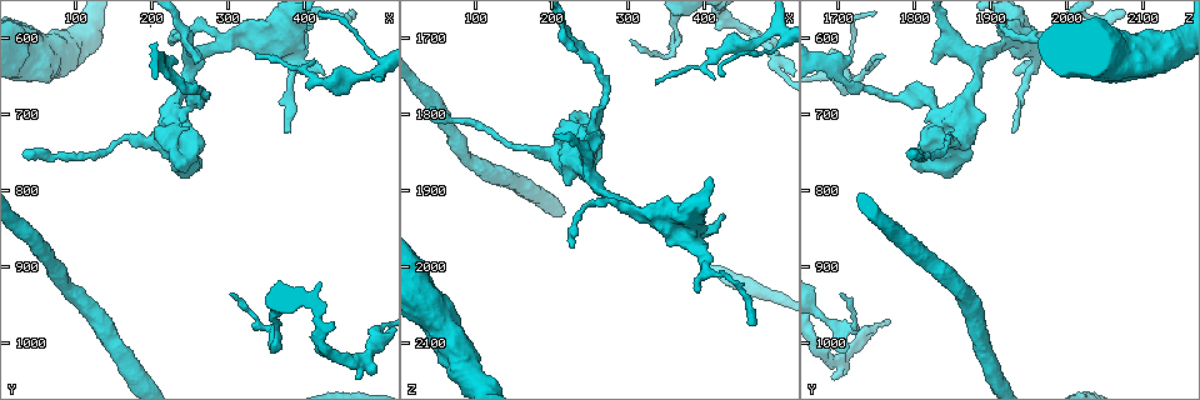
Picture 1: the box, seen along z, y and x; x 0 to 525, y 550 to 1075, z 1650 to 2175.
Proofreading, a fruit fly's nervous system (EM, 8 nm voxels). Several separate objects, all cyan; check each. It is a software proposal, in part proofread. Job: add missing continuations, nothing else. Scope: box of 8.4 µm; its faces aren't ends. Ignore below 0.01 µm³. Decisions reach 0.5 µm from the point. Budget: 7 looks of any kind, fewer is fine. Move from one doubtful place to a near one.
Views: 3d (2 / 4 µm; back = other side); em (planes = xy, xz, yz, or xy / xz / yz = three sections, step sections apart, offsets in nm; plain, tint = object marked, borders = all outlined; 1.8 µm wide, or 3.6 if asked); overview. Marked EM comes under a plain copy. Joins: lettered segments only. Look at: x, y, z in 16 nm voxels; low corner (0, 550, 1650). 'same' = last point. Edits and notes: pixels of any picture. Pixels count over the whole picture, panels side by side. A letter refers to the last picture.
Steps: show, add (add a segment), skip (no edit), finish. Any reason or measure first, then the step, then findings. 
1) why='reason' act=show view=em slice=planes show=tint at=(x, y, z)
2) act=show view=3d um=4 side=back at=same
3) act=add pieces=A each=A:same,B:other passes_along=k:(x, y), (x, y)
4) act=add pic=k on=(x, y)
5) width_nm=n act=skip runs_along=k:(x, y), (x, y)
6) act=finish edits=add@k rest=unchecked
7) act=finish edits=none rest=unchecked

why='a fork' act=show view=em slice=yz step=4 show=borders at=(285, 605, 1915)

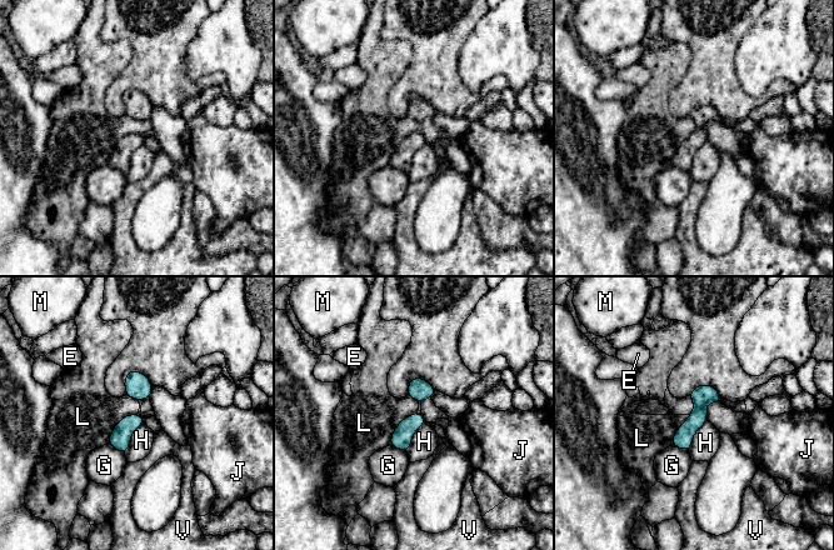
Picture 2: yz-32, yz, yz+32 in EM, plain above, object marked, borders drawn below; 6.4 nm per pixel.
act=skip each=E:other,G:other,H:other,J:other,L:other,M:other,V:other border=2:(136, 414), (124, 416), (108, 443) found='none of them fits'

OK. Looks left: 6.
why='abrupt turn' act=show view=em slice=xy step=16 show=tint at=(365, 980, 1700)

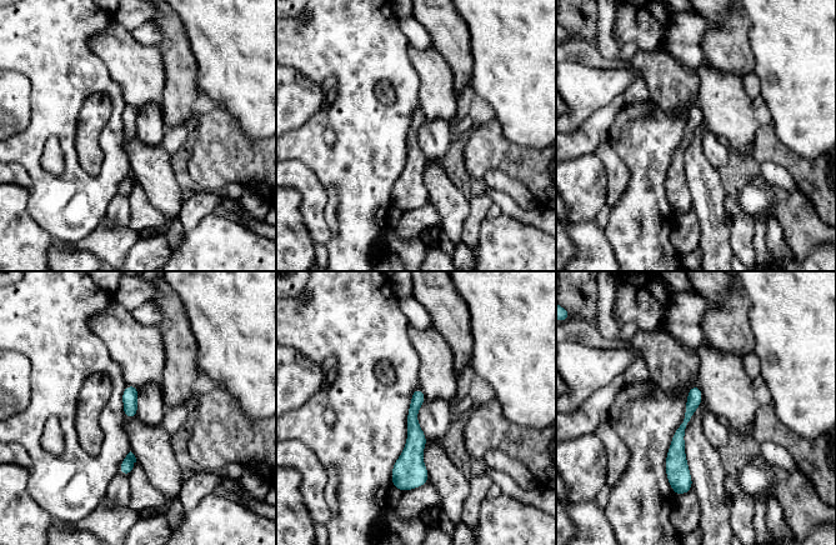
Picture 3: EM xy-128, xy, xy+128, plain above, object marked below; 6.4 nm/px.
why='another direction' act=show view=em slice=planes show=borders at=same

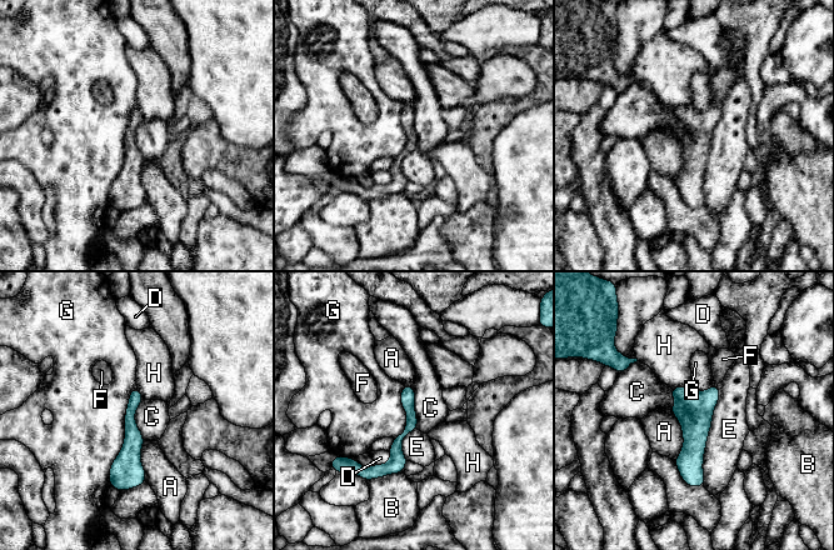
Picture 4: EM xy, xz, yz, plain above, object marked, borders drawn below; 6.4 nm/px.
width_nm=100 longest_contact=G:650nm act=skip each=A:other,B:other,C:other,D:other,E:other,F:other,G:other,H:other found='none of them fits'

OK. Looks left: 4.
why='an open end' act=show view=3d um=2 at=(465, 1050, 1690)

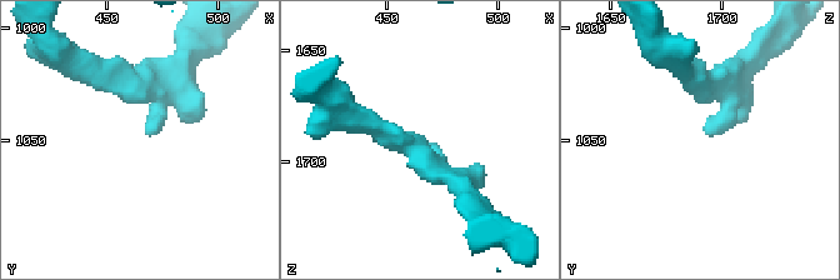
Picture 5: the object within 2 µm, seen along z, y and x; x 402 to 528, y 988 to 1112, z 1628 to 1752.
arm_widths_nm=160,190 why='now the EM' act=show view=em slice=planes show=tint at=(467, 1048, 1693)

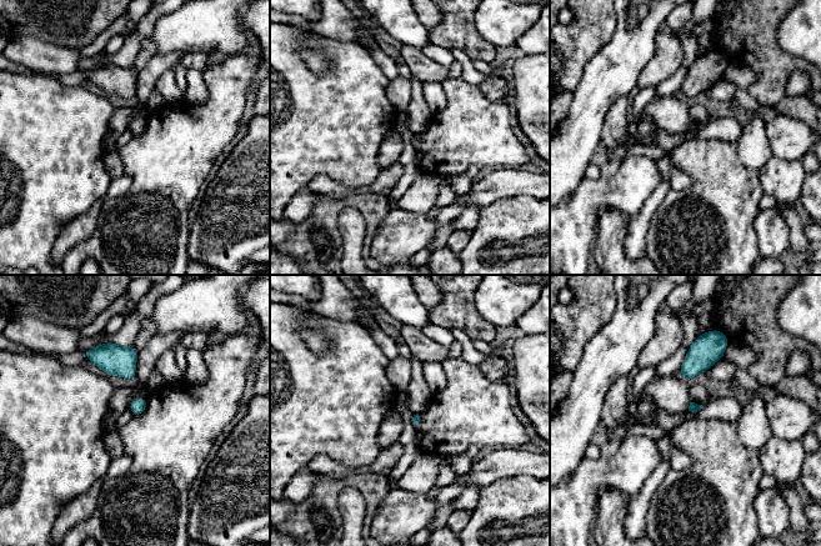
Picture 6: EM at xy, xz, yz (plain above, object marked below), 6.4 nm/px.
act=show view=em slice=planes show=borders at=same

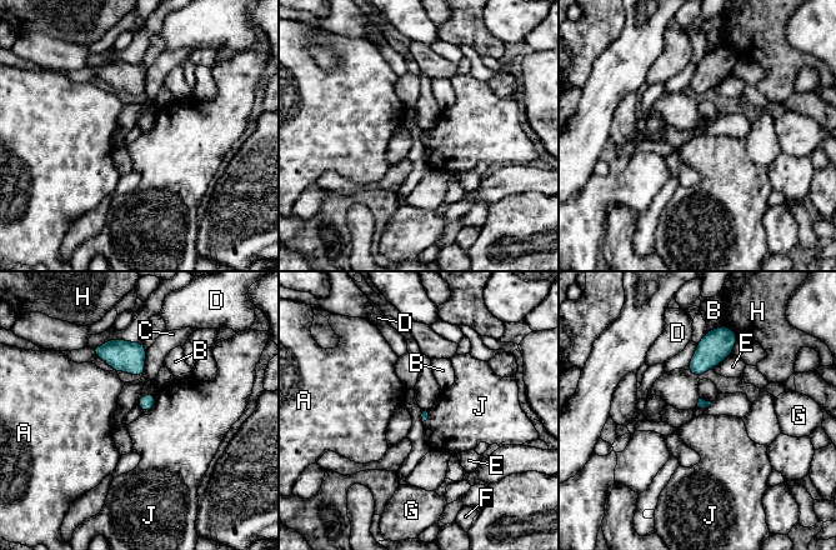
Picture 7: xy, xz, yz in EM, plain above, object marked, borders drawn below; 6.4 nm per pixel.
act=skip each=A:other,B:other,C:other,D:other,E:other,F:other,G:other,H:other,J:other border=7:(156, 395), (154, 406), (143, 413) found='none of them fits'

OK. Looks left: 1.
act=finish edits=none rest=unchecked

